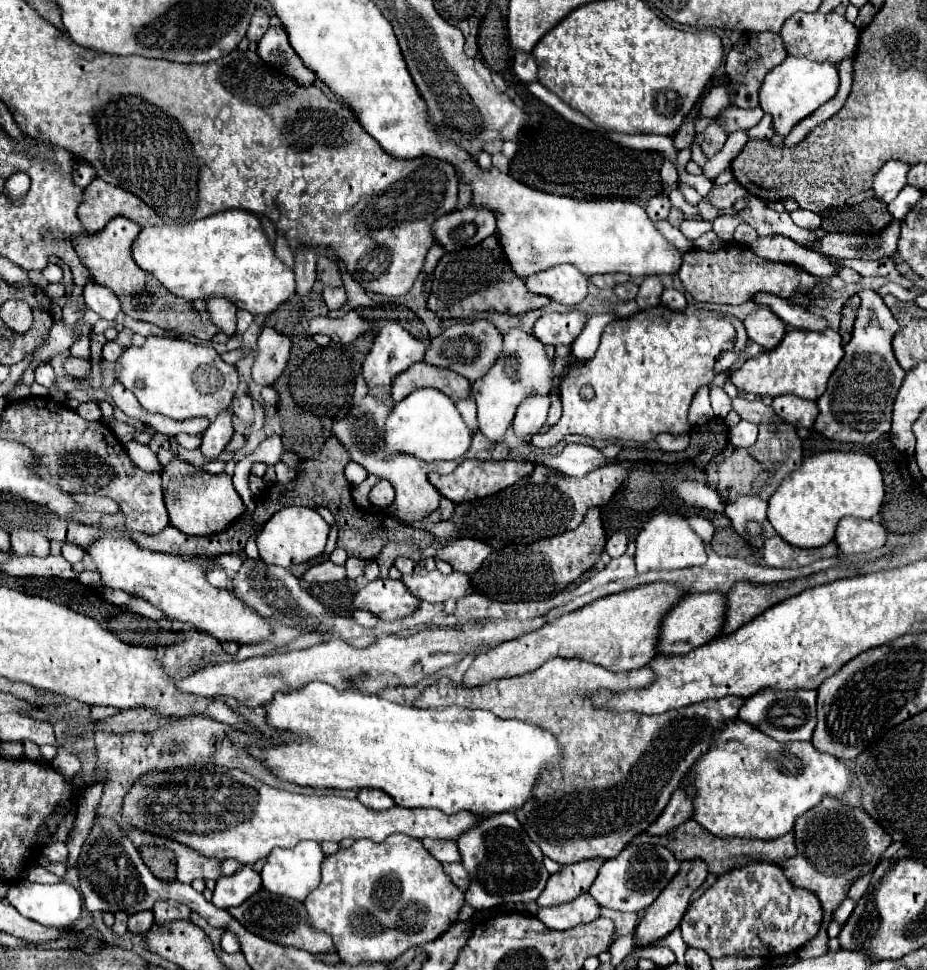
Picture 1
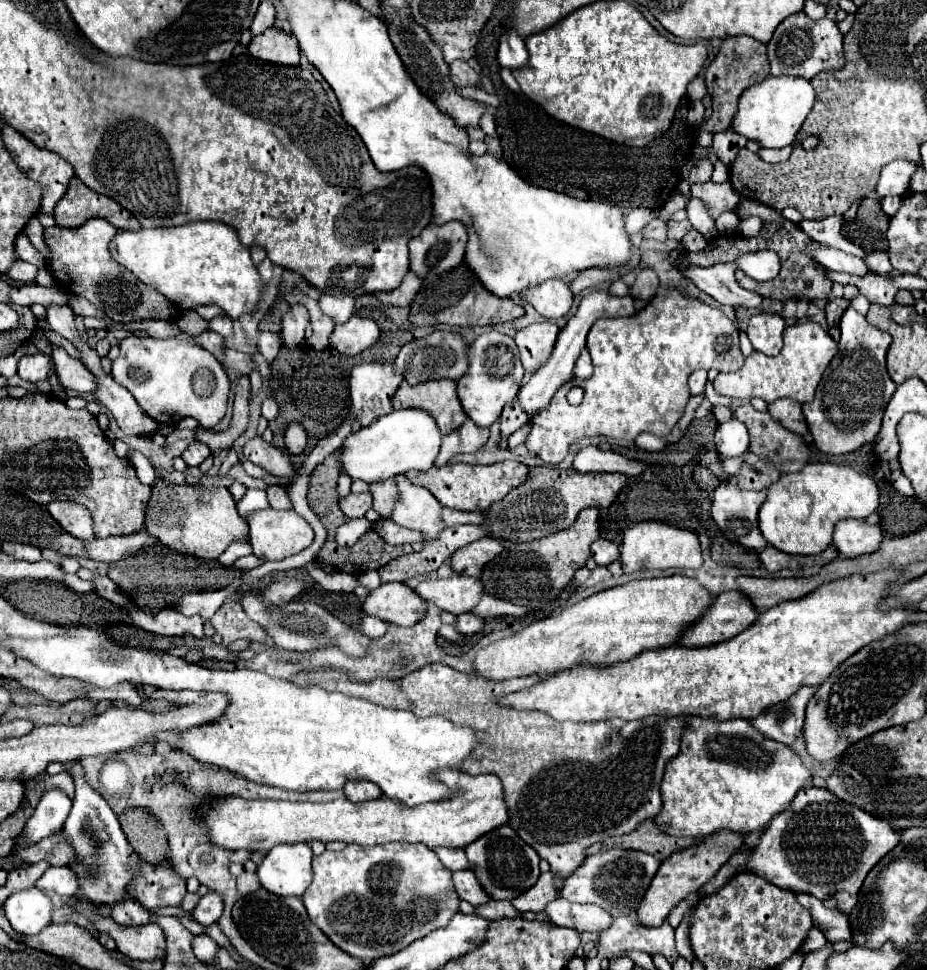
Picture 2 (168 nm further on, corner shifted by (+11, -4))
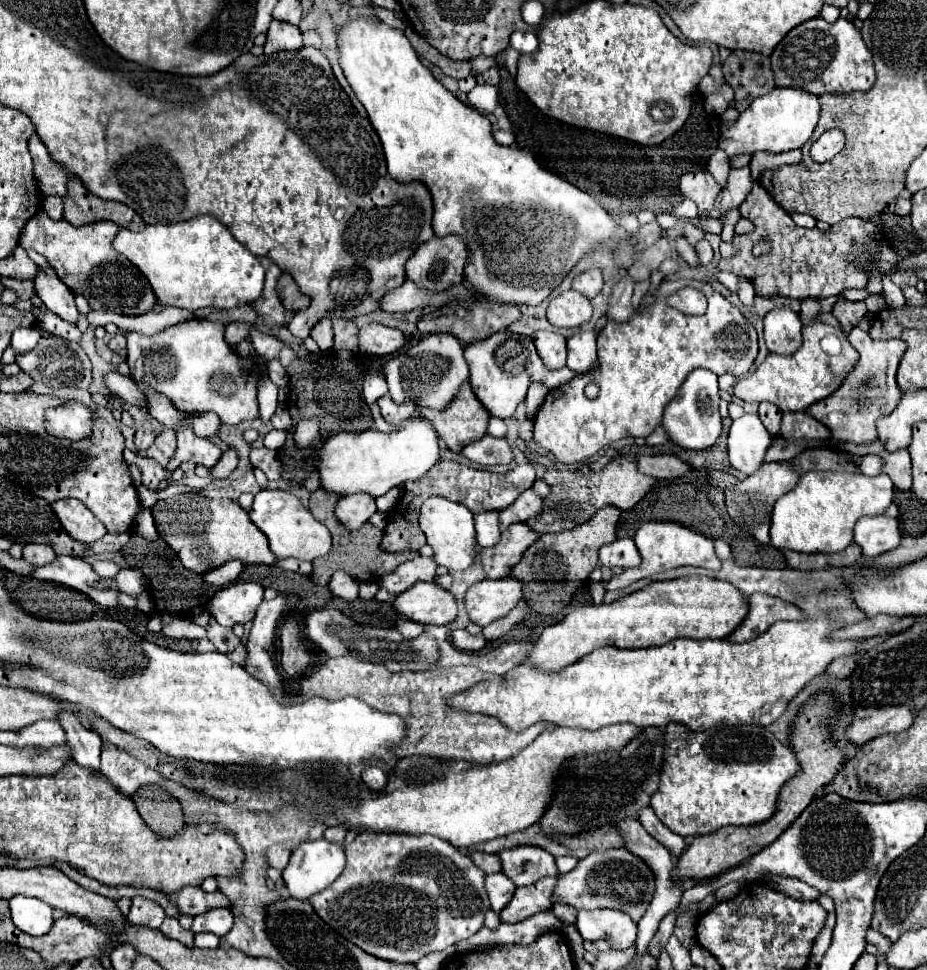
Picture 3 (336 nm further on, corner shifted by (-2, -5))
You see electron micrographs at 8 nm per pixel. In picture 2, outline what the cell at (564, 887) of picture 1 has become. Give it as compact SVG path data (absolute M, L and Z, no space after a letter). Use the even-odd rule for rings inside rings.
M549 871L549 873L541 873L541 877L537 879L537 883L529 889L529 893L521 893L519 897L513 899L513 907L521 913L525 911L533 911L539 913L545 909L545 905L549 901L555 899L555 883L559 879Z

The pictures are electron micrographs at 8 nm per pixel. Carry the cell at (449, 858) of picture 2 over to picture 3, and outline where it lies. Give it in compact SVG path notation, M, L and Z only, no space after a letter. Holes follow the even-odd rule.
M472 852L468 854L470 860L486 874L492 874L492 872L500 872L500 860L496 854L486 854L486 852Z

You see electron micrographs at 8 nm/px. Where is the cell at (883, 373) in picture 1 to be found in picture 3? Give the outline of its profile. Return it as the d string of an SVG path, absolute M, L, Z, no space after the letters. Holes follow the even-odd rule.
M858 326L848 334L848 340L860 354L858 362L846 374L842 386L834 394L830 394L826 400L812 404L806 412L812 418L816 418L818 422L822 422L824 426L830 426L828 416L832 412L838 412L840 418L838 418L838 424L834 426L834 430L840 434L832 434L832 436L836 440L844 440L844 442L852 442L852 444L870 444L870 442L878 440L876 420L884 418L886 414L892 414L902 398L902 390L896 384L896 370L898 370L904 350L906 350L906 342L904 340L874 340L874 338L870 338L868 332L860 330Z

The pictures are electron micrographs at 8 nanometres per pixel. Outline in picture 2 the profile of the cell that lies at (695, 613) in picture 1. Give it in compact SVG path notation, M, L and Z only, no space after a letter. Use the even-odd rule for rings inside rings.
M727 591L713 599L701 621L691 625L683 633L679 643L685 647L705 647L721 643L745 631L749 625L753 625L753 621L757 621L757 617L759 613L745 593Z

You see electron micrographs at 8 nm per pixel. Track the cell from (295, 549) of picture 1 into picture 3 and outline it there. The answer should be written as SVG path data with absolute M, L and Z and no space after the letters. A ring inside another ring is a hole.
M260 490L254 496L254 504L250 508L250 520L266 534L270 542L270 550L278 558L300 558L300 560L314 560L324 556L330 550L330 532L322 522L318 522L302 502L280 490Z

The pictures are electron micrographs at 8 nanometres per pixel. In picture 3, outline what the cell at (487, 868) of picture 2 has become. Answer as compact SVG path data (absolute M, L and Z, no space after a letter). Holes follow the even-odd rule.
M514 846L498 852L502 872L516 886L532 886L540 878L558 876L554 856L538 846Z

